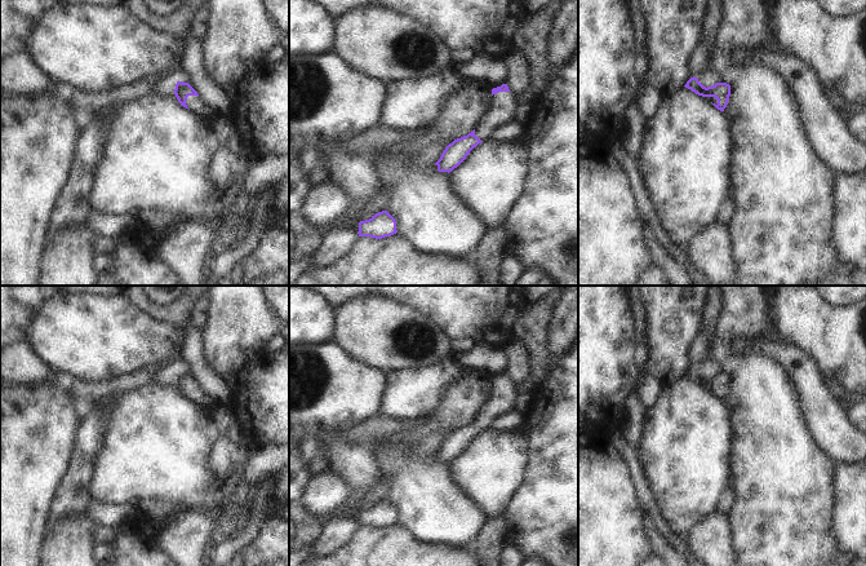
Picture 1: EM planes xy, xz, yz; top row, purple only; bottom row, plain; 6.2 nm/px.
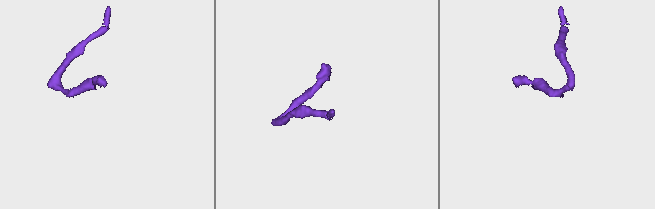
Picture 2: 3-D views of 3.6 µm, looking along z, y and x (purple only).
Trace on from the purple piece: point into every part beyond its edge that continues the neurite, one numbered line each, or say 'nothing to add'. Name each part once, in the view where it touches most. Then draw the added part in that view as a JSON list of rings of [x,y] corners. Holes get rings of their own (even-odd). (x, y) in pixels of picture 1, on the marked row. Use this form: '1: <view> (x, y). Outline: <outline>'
1: xy (195, 104). Outline: [[[188,96],[186,100],[187,107],[197,115],[208,120],[216,119],[218,115],[197,96]]]

